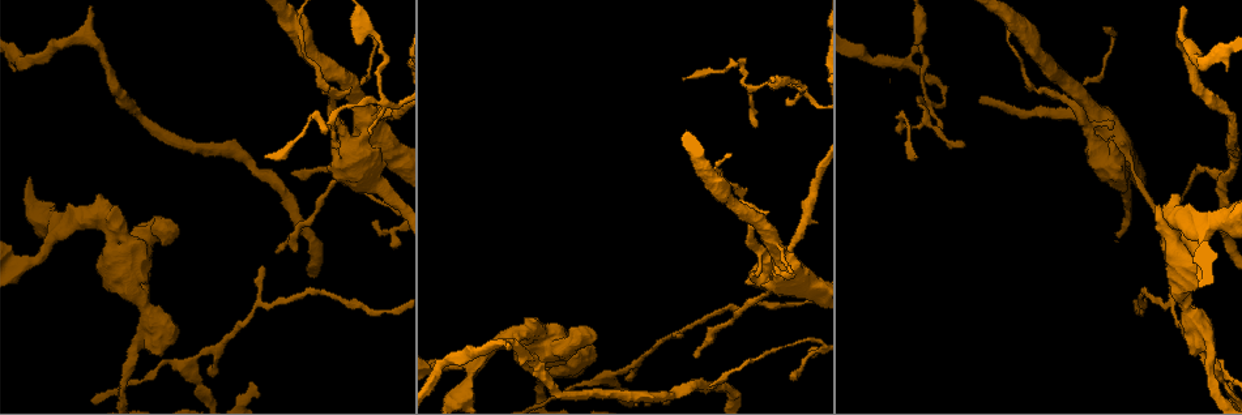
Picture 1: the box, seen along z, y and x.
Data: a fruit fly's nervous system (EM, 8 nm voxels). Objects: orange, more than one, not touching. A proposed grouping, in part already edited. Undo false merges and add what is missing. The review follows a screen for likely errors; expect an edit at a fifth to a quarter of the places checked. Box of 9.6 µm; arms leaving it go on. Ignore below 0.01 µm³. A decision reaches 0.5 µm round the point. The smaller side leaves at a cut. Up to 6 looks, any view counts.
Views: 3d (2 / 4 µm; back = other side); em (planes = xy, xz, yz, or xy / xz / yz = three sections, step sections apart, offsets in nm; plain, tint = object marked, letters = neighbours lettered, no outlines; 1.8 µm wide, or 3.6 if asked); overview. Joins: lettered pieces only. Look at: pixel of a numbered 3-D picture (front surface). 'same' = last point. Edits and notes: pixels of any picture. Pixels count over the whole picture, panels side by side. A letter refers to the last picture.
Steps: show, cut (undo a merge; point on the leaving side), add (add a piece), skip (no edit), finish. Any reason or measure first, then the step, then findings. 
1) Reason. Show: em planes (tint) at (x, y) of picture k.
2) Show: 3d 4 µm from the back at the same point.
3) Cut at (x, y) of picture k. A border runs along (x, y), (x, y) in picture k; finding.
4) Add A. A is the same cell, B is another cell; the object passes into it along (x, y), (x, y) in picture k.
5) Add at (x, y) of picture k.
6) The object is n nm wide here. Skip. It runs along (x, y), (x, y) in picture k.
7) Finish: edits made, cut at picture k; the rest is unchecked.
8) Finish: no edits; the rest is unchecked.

Sharp bend. Show: 3d 2 µm at (384, 97) of picture 1.

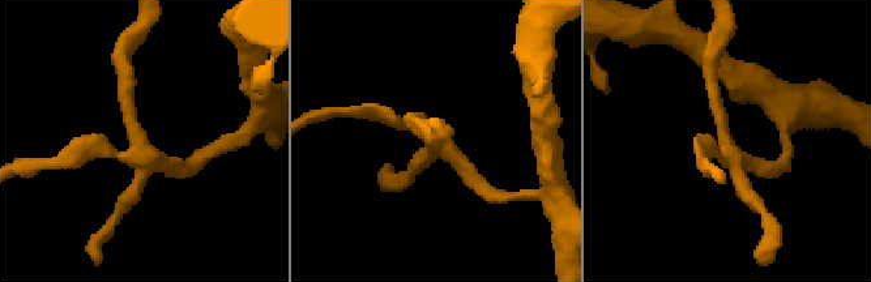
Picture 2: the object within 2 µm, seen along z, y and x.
Now the EM. Show: em planes (tint) at (133, 138) of picture 2.

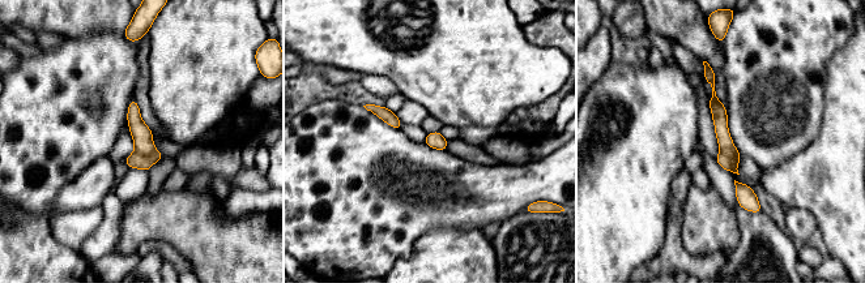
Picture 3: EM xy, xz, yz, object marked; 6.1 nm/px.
What lies round it. Show: em planes (letters) at the same point.

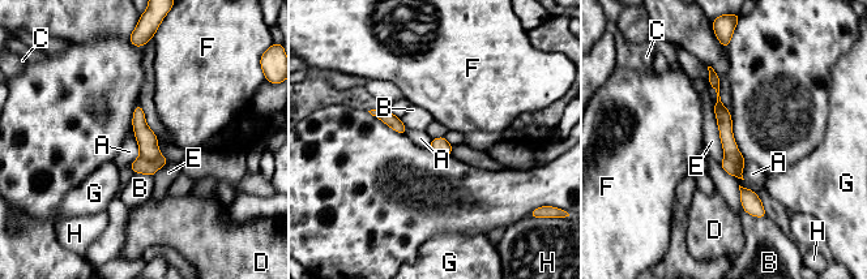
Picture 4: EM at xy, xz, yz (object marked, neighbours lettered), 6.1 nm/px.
Skip. A, B, C, D, E, F, G and H are other cells; a border runs along (135, 134), (139, 155), (127, 167) in picture 4; all the same neuron.

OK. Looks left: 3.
Thin end. Show: 3d 2 µm at (265, 155) of picture 1.

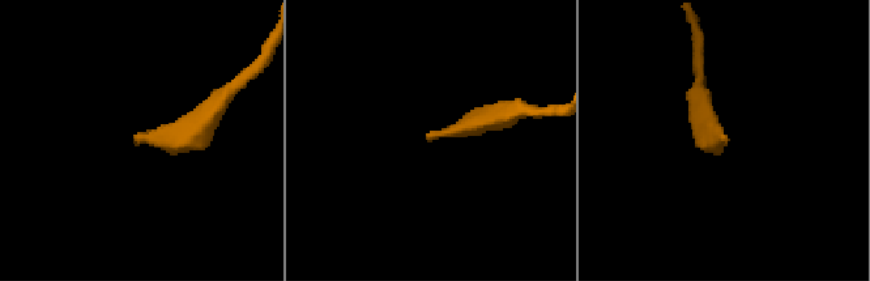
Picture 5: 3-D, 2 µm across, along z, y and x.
Shape alone is not enough. Show: em planes (letters) at (725, 136) of picture 5.

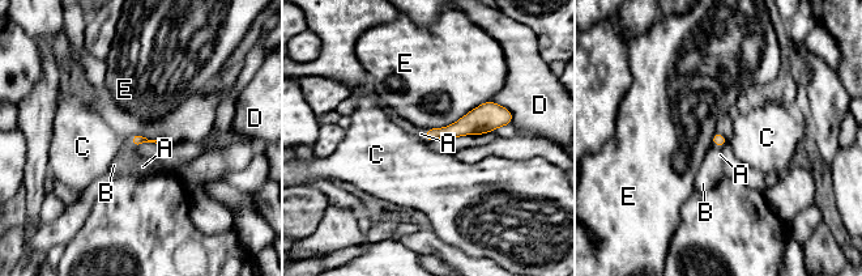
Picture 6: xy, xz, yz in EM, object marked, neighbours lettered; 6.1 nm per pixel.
Skip. A, B, C, D and E are other cells; none of them fits.

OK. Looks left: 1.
Finish: no edits; the rest is unchecked.

